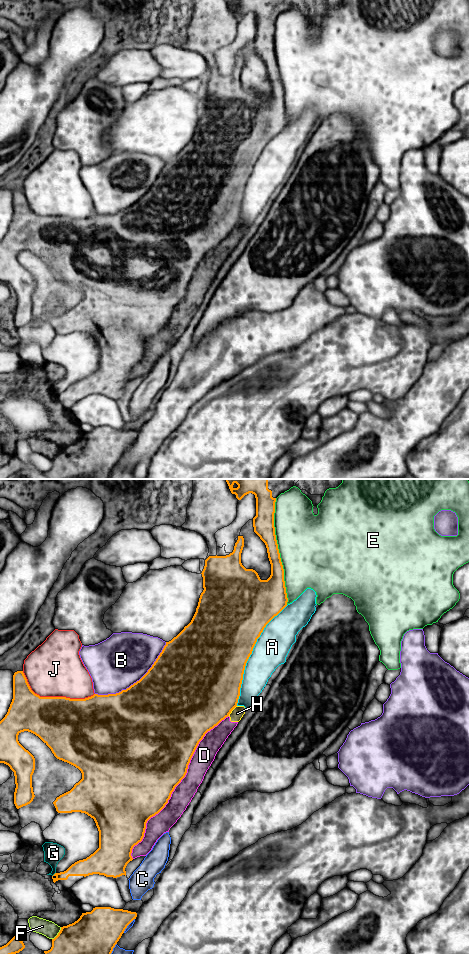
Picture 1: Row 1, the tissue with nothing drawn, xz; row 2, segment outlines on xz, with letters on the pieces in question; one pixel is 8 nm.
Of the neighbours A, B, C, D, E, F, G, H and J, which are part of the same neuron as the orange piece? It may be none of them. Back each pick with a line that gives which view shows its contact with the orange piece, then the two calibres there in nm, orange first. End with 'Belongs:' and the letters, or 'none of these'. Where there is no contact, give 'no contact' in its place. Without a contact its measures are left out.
Belongs: none of these

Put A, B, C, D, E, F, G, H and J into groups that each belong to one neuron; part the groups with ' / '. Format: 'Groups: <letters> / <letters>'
Groups: A / B / C / D F G H / E / J

